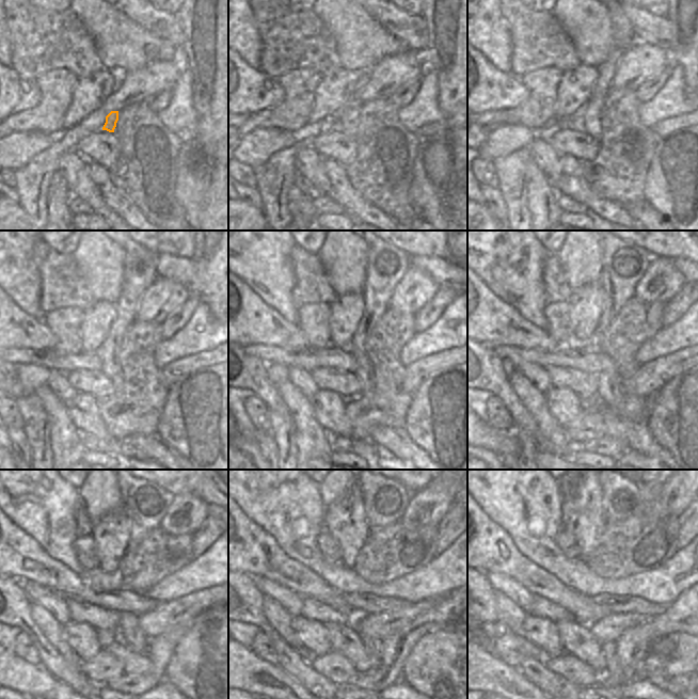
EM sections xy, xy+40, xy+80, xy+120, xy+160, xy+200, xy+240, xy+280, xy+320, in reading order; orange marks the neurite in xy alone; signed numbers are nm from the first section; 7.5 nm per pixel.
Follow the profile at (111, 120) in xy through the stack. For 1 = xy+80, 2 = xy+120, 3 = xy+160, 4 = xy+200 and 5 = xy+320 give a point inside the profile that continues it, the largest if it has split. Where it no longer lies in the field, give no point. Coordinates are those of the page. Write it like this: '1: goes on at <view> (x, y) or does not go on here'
1: goes on at xy+80 (623, 34)
2: goes on at xy+120 (140, 264)
3: goes on at xy+160 (385, 265)
4: goes on at xy+200 (624, 264)
5: goes on at xy+320 (621, 497)

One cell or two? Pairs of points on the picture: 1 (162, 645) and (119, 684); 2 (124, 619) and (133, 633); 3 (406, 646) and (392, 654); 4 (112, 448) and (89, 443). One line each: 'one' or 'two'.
1: one
2: one
3: one
4: one

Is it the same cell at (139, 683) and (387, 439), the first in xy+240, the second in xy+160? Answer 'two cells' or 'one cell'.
two cells

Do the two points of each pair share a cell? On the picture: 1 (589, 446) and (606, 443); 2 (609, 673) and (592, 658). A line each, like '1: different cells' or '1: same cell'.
1: same cell
2: different cells

